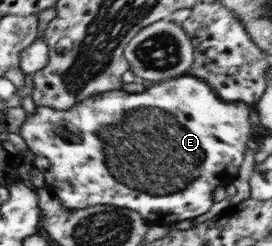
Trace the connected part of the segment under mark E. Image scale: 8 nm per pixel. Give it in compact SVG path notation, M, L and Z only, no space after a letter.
M189 74L182 75L168 81L158 82L146 89L144 93L131 93L125 90L111 90L97 93L67 110L59 110L46 106L37 106L35 112L28 114L24 123L20 126L19 135L27 143L27 149L34 154L33 169L44 176L43 187L60 199L60 203L69 212L87 207L100 207L112 205L117 208L131 209L139 215L150 226L163 226L171 228L176 223L185 220L194 220L204 215L214 205L214 191L218 187L225 188L234 182L238 175L240 166L246 154L246 146L251 145L251 133L254 115L251 106L244 102L225 101L212 89L212 86L202 79Z

